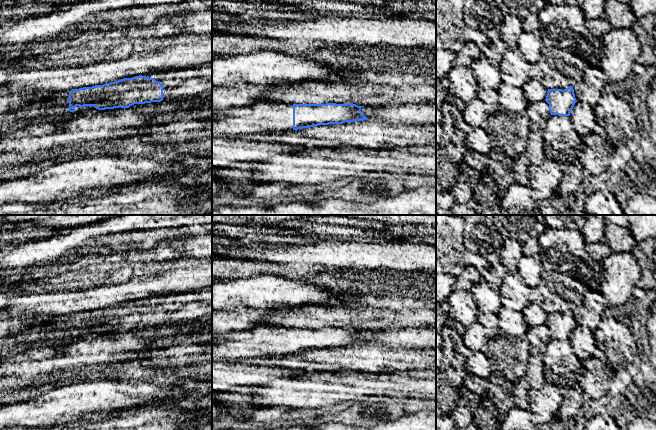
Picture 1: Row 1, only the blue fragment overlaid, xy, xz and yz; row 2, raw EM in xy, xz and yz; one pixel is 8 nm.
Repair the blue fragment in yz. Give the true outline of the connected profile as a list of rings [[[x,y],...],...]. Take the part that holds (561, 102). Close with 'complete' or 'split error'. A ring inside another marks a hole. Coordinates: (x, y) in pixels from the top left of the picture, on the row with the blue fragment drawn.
[[[573,86],[567,89],[548,89],[545,101],[549,104],[551,115],[570,116],[577,102]]]; complete

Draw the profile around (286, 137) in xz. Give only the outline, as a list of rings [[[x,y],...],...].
[[[368,119],[274,132],[267,137],[272,143],[296,144],[305,148],[388,150],[407,146],[436,147],[436,125],[392,124]]]

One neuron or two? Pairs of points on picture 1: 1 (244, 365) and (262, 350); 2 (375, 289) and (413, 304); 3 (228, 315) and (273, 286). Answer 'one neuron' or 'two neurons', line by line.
1: two neurons
2: one neuron
3: two neurons

